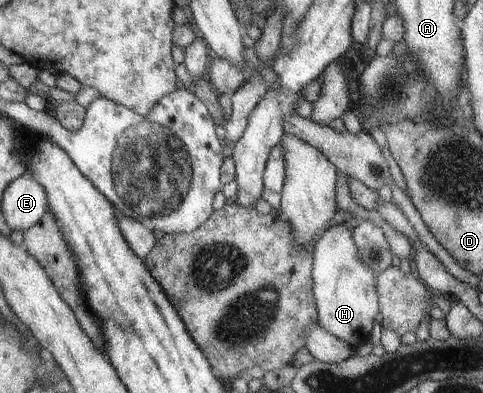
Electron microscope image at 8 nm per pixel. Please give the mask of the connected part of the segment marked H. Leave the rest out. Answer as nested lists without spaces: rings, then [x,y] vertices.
[[[345,222],[334,225],[320,235],[313,252],[313,271],[313,292],[319,313],[319,325],[328,333],[342,339],[354,351],[365,342],[370,342],[370,333],[375,325],[376,315],[379,313],[377,277],[372,270],[362,265],[362,259],[358,257],[358,249],[352,239],[352,230],[346,227]]]

